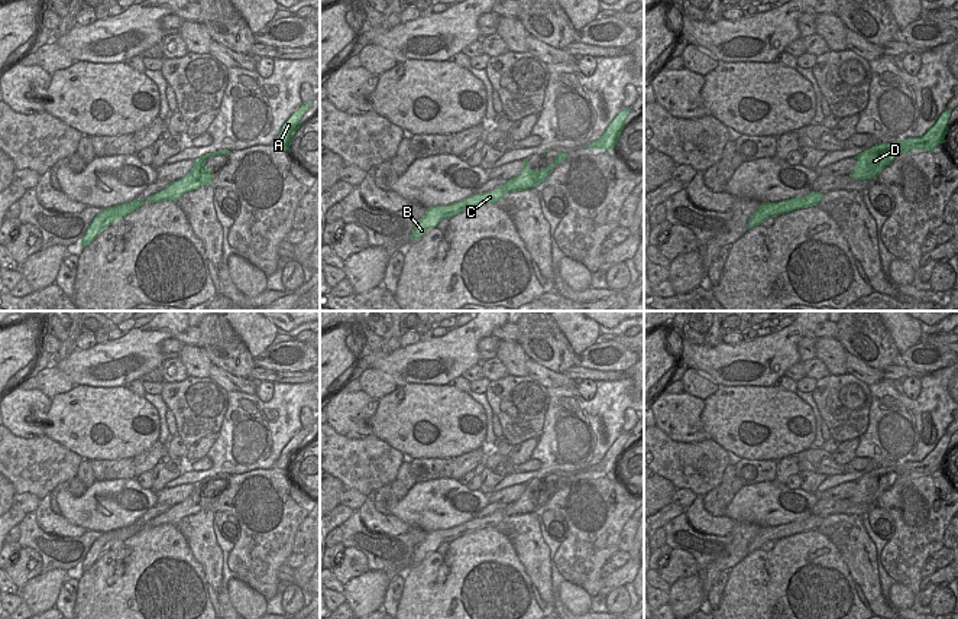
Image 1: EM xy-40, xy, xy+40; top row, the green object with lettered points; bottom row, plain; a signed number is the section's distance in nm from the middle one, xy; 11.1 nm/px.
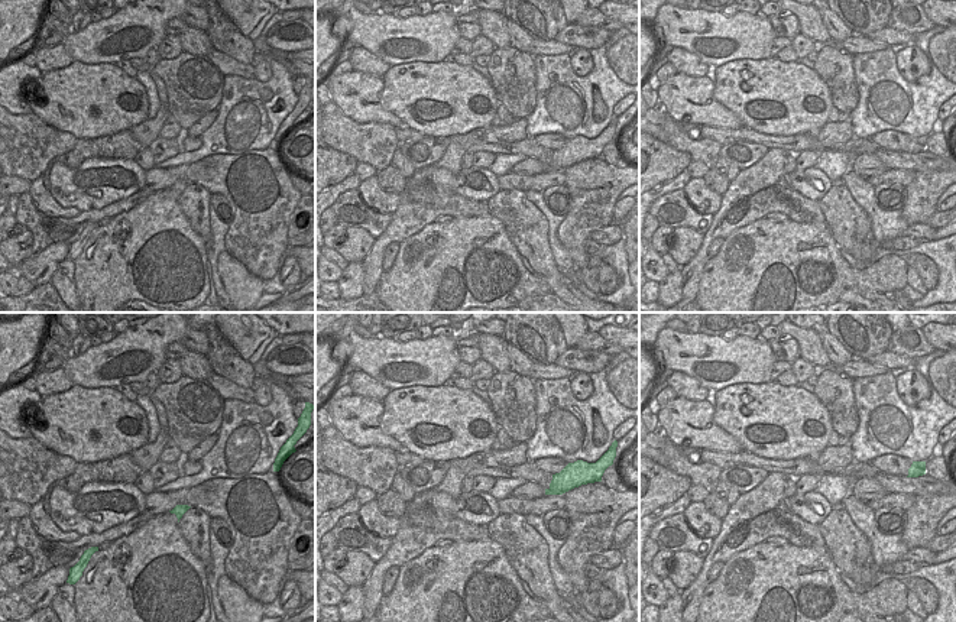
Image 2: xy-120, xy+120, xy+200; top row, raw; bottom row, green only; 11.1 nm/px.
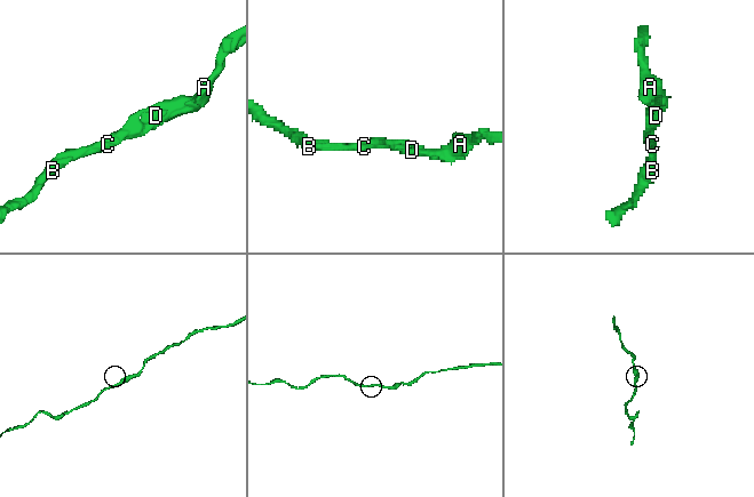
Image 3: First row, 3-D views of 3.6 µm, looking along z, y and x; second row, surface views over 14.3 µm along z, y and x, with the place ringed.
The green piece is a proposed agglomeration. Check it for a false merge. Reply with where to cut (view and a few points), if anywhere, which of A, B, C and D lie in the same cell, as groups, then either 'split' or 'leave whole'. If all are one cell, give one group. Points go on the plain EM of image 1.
cut none; groups A B C D; leave whole

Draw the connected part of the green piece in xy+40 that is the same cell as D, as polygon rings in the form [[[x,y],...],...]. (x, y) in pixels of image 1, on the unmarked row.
[[[945,434],[936,447],[922,461],[907,461],[894,467],[878,467],[855,480],[855,493],[849,498],[854,503],[876,503],[883,492],[890,489],[896,480],[913,473],[933,476],[939,467],[945,466],[948,444],[952,434]]]

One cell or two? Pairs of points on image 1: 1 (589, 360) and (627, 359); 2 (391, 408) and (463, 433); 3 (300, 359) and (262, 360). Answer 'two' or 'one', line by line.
1: one
2: one
3: one

